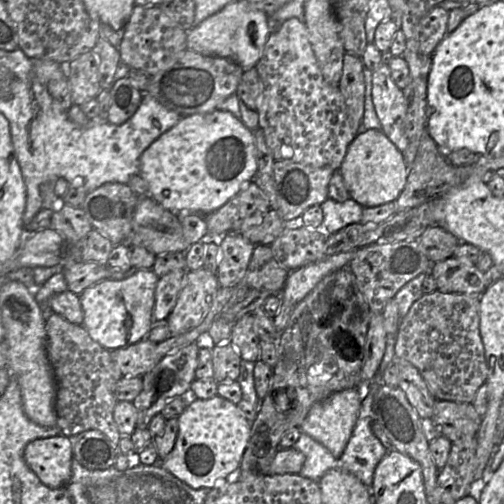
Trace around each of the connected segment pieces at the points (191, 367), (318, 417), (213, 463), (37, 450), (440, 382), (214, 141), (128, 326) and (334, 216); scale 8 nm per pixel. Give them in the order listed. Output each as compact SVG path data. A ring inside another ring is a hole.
M193 342L166 355L153 369L142 376L142 390L132 402L137 411L137 428L148 428L151 419L161 412L168 401L183 395L191 387L195 380L199 349L197 343Z
M363 386L349 388L314 404L300 431L325 446L334 457L340 457L357 421L363 392Z
M222 396L197 398L179 416L179 431L173 450L155 465L160 465L194 489L212 488L239 469L250 438L251 424L237 404Z
M59 433L34 439L26 445L24 459L43 484L50 488L61 487L71 477L73 453L70 438Z
M436 290L423 294L400 321L395 357L417 368L436 400L472 403L477 390L486 382L487 365L479 332L479 298Z
M214 110L182 119L159 136L140 156L139 174L147 182L149 195L173 214L207 215L233 198L257 172L253 132L232 113Z
M132 269L132 274L122 280L103 279L86 288L80 295L80 304L83 310L82 326L89 336L102 347L108 350L124 348L146 338L154 325L153 307L154 292L159 277L152 269Z
M328 198L320 206L323 212L321 230L327 235L362 219L363 207L353 199L338 202Z

